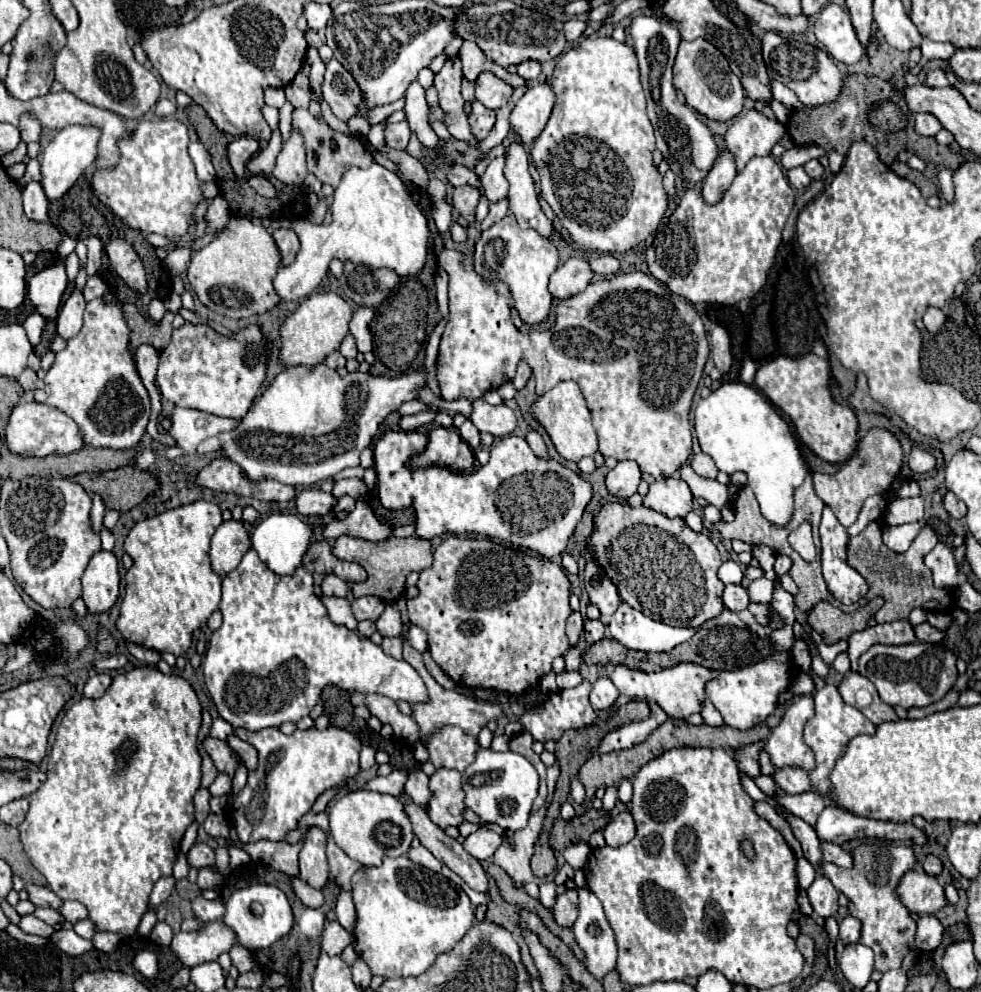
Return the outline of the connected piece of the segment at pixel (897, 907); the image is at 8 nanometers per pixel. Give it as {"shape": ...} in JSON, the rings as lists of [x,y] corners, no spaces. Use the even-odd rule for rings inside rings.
{"shape":[[[863,842],[851,850],[853,866],[841,868],[837,864],[821,862],[815,872],[827,876],[835,888],[849,898],[849,914],[861,920],[861,944],[875,952],[875,970],[885,972],[899,968],[903,958],[915,948],[915,920],[897,898],[895,888],[905,872],[915,868],[915,854],[911,846],[893,846],[881,842]]]}

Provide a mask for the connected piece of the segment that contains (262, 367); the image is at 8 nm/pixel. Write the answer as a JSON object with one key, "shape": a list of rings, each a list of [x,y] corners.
{"shape":[[[185,322],[173,330],[173,338],[159,354],[157,386],[161,394],[181,406],[225,418],[243,418],[263,390],[269,348],[257,324],[249,324],[231,336],[219,334],[207,324]]]}

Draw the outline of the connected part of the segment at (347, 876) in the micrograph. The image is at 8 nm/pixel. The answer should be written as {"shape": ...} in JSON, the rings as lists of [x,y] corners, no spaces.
{"shape":[[[333,838],[327,840],[327,860],[329,860],[331,876],[335,878],[335,882],[339,884],[339,888],[351,892],[351,876],[353,876],[357,870],[365,870],[365,866],[359,864],[359,862],[355,862],[355,860],[351,860],[351,858],[333,842]]]}

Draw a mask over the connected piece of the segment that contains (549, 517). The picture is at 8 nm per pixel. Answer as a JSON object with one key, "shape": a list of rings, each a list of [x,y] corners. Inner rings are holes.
{"shape":[[[387,432],[383,434],[373,448],[379,500],[389,510],[413,507],[416,512],[416,531],[419,538],[435,538],[445,532],[451,534],[483,534],[489,538],[501,538],[515,546],[529,548],[543,558],[553,558],[565,552],[567,542],[579,524],[585,506],[591,500],[593,488],[577,472],[569,470],[555,458],[539,458],[533,454],[525,438],[505,436],[491,448],[491,458],[485,466],[469,474],[451,472],[449,468],[409,468],[409,460],[415,454],[421,454],[427,446],[427,436],[419,432]]]}

